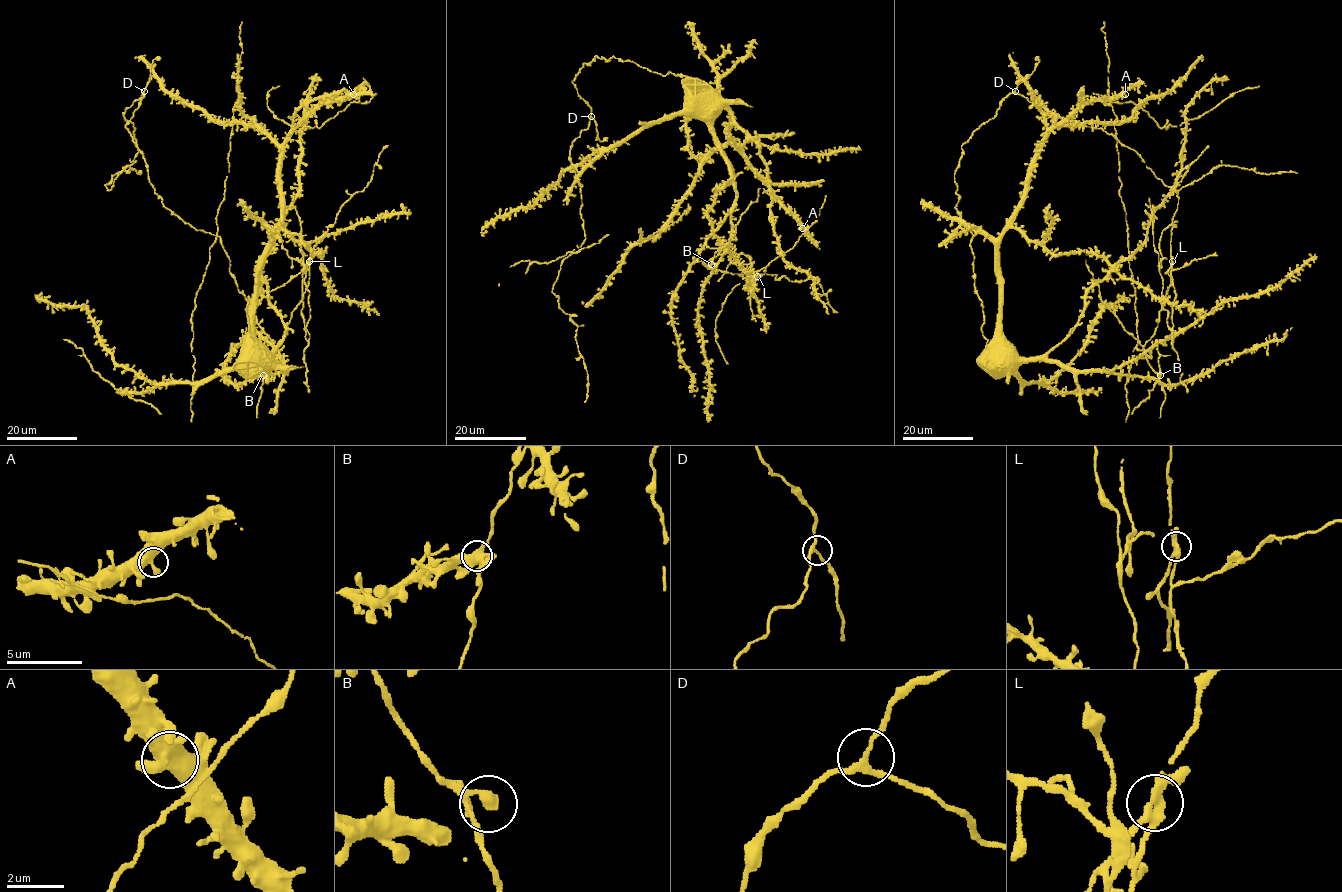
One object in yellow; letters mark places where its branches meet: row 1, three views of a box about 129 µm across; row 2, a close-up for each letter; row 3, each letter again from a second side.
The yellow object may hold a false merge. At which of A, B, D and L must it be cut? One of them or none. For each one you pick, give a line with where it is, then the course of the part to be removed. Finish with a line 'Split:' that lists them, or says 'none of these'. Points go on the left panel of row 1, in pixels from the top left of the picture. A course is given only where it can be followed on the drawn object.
L: Place: (309, 261)
Split: L

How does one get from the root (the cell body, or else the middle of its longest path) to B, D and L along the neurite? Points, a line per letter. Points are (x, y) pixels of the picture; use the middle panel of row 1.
B: (708, 90), (733, 178), (707, 218), (758, 279), (703, 264), (723, 247), (711, 264)
D: (708, 90), (686, 76), (662, 75), (633, 62), (595, 55), (573, 81), (591, 116)
L: (708, 90), (719, 102), (714, 142), (733, 178), (717, 188), (707, 218), (720, 244), (750, 256), (758, 275)

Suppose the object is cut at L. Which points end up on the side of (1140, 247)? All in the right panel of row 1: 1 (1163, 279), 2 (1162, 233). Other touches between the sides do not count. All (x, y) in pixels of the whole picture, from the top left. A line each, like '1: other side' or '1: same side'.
1: other side
2: other side

